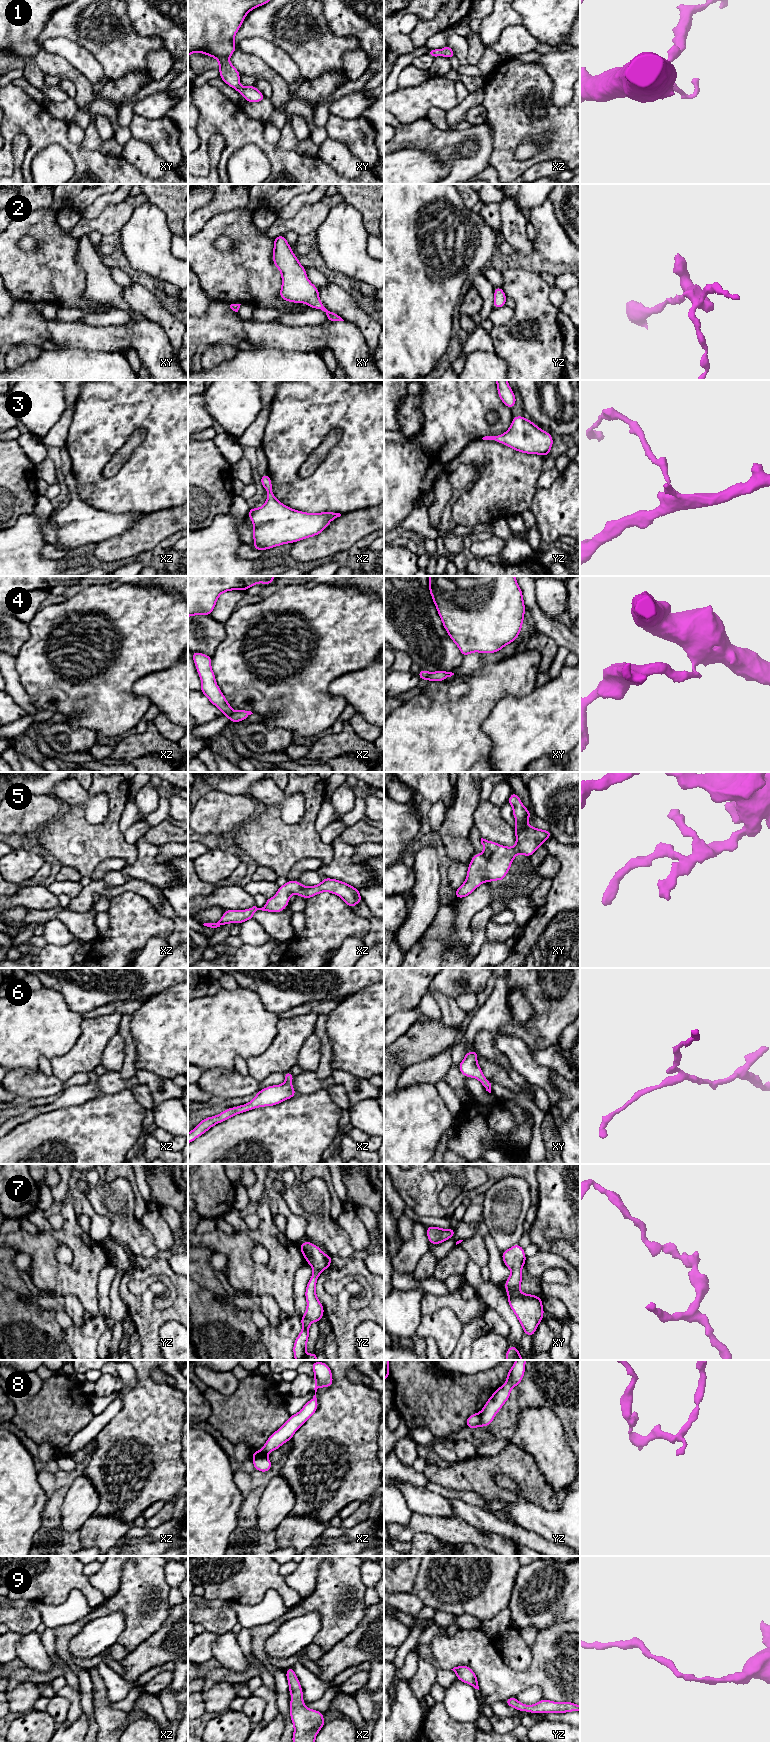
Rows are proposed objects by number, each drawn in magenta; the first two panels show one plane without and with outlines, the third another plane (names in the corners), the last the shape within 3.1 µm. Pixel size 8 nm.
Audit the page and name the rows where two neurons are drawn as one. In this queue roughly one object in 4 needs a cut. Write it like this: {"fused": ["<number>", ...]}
{"fused": ["4", "8"]}

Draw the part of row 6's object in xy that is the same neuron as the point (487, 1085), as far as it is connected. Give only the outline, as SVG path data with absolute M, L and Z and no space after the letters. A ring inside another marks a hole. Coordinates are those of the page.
M469 1051L466 1053L463 1061L458 1065L459 1070L465 1077L473 1077L478 1079L486 1091L491 1093L491 1083L487 1080L477 1063L478 1053L476 1051Z

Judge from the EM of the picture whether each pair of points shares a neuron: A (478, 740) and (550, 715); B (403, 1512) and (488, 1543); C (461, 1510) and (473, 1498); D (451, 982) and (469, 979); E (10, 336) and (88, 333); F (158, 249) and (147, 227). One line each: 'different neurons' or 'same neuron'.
A: different neurons
B: different neurons
C: different neurons
D: same neuron
E: same neuron
F: same neuron

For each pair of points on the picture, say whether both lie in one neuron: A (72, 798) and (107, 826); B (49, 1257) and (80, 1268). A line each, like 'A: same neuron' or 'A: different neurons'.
A: different neurons
B: same neuron

